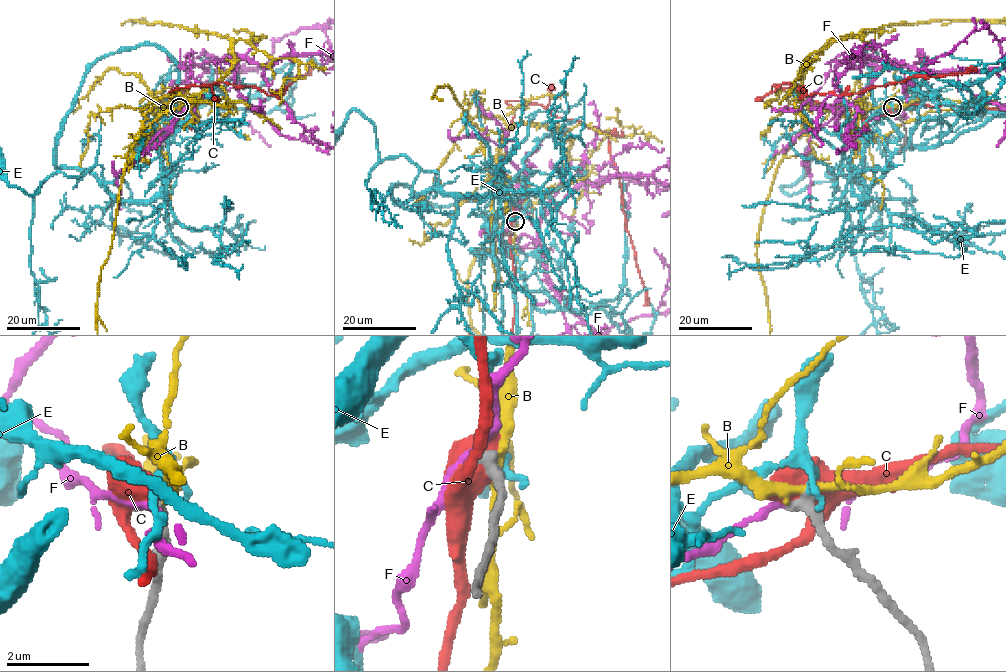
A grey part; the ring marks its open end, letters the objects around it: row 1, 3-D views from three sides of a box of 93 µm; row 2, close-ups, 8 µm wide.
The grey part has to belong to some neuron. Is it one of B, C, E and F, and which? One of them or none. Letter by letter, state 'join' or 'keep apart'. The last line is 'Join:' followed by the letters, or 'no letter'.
B: keep apart
C: keep apart
E: keep apart
F: keep apart
Join: no letter

